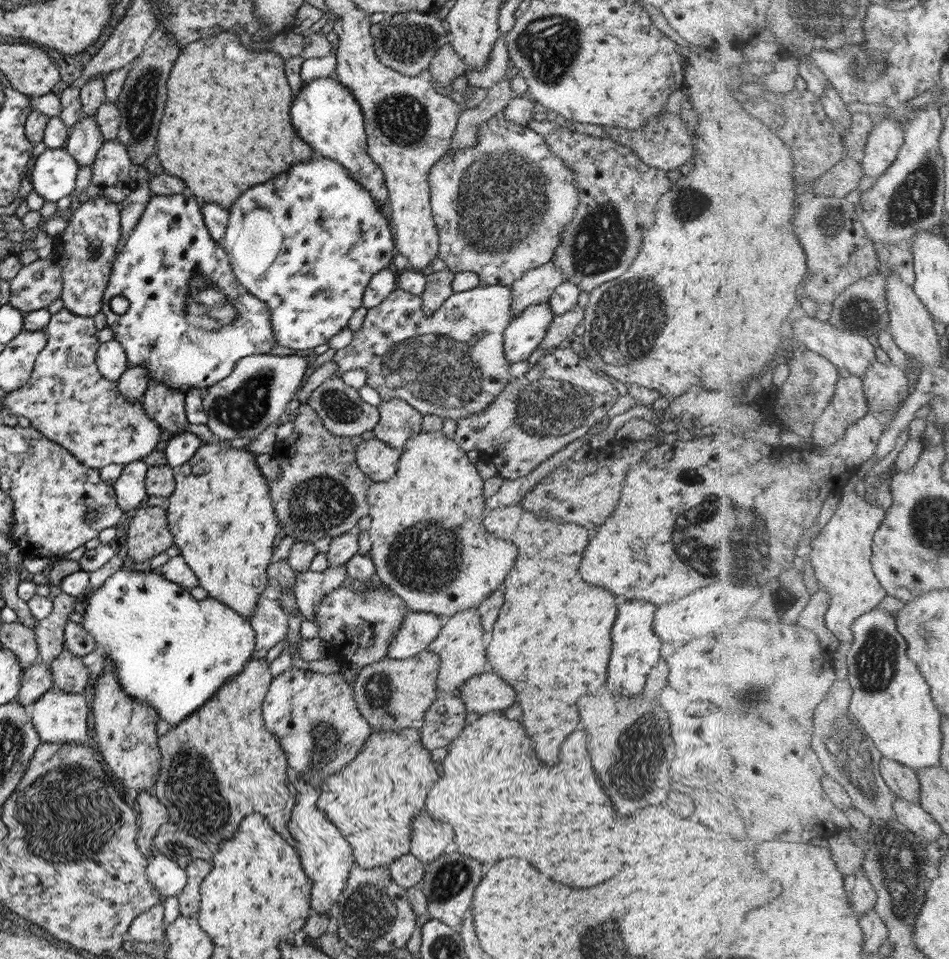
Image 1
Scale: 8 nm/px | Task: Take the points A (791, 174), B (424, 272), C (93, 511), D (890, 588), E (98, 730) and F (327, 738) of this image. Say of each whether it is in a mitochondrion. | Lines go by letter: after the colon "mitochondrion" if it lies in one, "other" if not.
A: other
B: other
C: mitochondrion
D: other
E: other
F: mitochondrion

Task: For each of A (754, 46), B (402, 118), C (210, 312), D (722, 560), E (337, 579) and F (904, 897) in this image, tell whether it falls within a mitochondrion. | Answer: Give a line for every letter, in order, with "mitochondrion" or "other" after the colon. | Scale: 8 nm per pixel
A: other
B: mitochondrion
C: mitochondrion
D: mitochondrion
E: other
F: mitochondrion

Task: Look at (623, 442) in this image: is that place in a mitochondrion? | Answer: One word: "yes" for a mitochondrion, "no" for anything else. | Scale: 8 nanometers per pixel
no

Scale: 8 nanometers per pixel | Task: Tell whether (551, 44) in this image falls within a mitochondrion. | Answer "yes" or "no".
yes

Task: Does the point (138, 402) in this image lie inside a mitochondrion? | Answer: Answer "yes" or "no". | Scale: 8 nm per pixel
no

